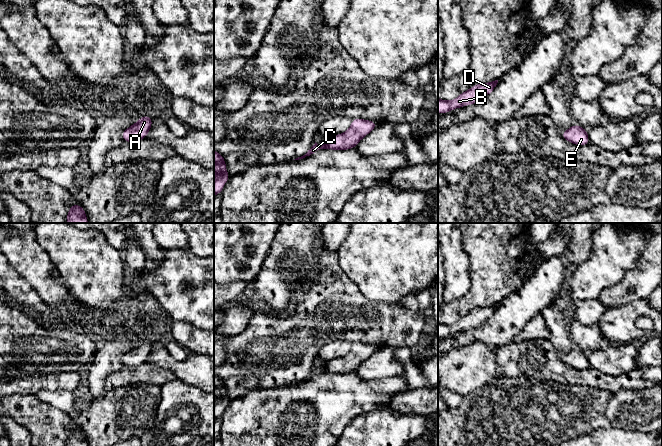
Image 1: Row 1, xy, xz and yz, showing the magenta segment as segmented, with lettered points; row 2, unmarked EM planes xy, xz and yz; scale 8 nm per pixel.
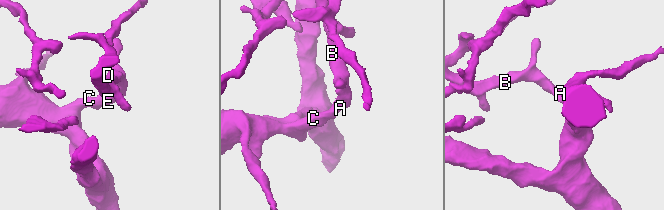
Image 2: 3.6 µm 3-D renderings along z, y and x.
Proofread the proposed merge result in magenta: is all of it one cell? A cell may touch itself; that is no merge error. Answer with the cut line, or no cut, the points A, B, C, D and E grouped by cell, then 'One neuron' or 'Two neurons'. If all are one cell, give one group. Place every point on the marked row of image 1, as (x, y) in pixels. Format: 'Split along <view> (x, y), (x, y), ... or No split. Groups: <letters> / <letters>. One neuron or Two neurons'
No split. Groups: A B C D E. One neuron

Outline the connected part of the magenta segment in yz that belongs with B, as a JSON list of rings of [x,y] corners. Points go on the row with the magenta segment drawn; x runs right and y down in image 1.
[[[498,80],[477,84],[466,92],[461,93],[453,101],[445,101],[438,98],[438,113],[443,114],[470,104],[475,104],[490,94],[496,87]]]

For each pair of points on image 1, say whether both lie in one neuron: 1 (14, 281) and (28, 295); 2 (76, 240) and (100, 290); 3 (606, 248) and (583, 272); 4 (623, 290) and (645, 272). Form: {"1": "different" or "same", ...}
{"1": "same", "2": "same", "3": "same", "4": "same"}

